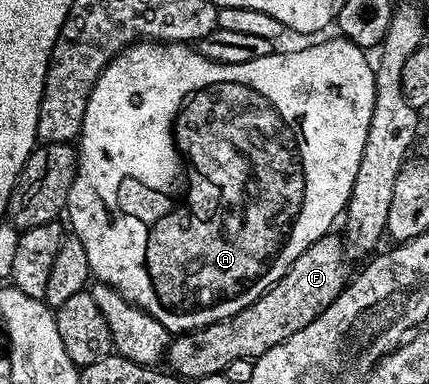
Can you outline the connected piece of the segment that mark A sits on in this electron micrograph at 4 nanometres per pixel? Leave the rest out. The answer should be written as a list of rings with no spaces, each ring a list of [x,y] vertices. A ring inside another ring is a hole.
[[[342,37],[327,39],[324,43],[315,43],[312,47],[303,47],[300,51],[287,51],[284,55],[272,53],[265,57],[257,57],[257,61],[241,61],[240,63],[215,63],[209,57],[199,54],[194,46],[186,43],[164,43],[162,41],[140,41],[132,43],[130,47],[121,52],[115,60],[107,66],[101,73],[101,77],[95,83],[93,93],[89,97],[89,105],[85,109],[85,121],[83,130],[79,133],[77,140],[77,170],[75,180],[71,186],[71,192],[67,198],[65,208],[66,218],[71,218],[70,230],[85,245],[85,253],[89,256],[89,269],[92,276],[98,282],[108,283],[117,293],[128,299],[133,305],[137,305],[145,313],[157,317],[161,325],[172,333],[182,333],[185,331],[198,331],[201,327],[208,327],[211,323],[216,323],[222,319],[230,319],[241,309],[245,309],[257,297],[261,297],[274,283],[280,279],[309,249],[311,243],[318,241],[322,235],[328,234],[335,223],[335,218],[342,216],[347,210],[347,202],[353,189],[353,181],[357,177],[357,165],[361,165],[361,153],[365,149],[365,137],[369,133],[369,121],[373,117],[373,105],[375,104],[375,68],[372,60],[367,60],[368,52],[362,47],[358,47],[353,41]]]

